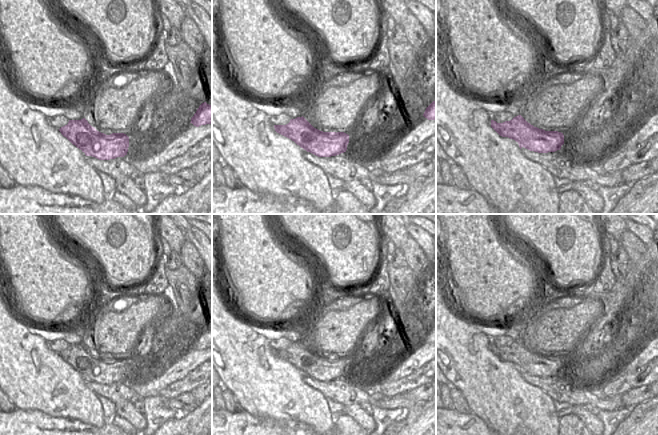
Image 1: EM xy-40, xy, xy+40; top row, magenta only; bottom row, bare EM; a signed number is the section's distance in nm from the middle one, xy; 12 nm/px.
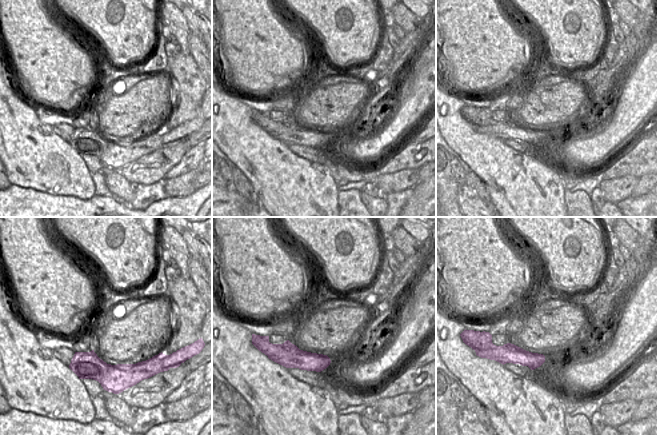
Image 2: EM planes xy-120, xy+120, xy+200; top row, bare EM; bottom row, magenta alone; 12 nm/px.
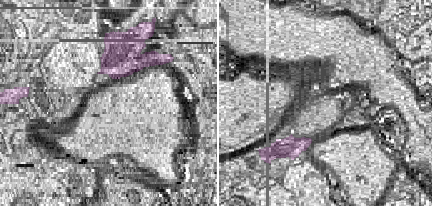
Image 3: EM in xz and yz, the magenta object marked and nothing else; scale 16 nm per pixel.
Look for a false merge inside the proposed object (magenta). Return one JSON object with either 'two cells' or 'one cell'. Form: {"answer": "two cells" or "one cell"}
{"answer": "two cells"}

